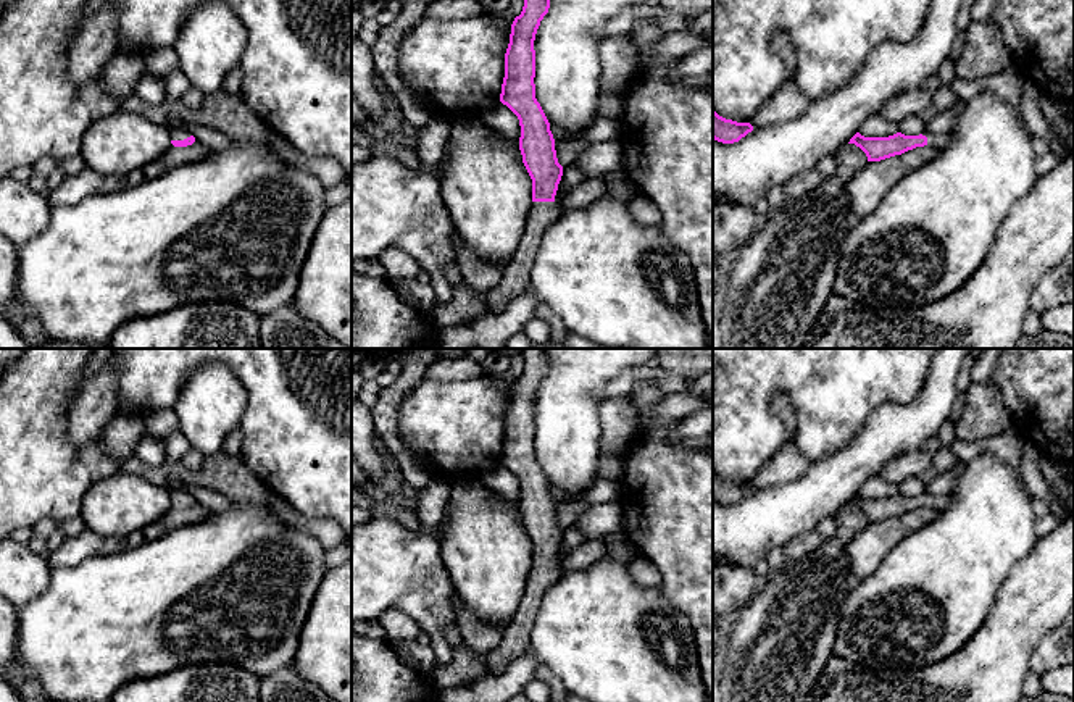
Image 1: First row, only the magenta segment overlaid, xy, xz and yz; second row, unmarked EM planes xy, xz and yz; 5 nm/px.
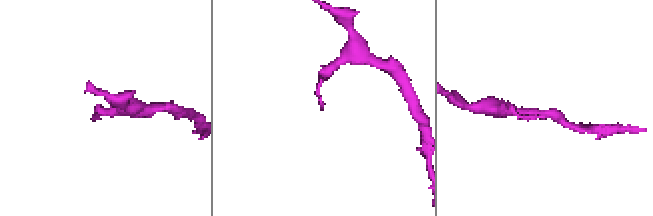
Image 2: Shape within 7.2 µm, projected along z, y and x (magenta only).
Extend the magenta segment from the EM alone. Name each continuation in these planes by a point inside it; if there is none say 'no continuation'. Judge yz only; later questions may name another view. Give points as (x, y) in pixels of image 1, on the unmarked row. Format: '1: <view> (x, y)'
1: yz (936, 502)

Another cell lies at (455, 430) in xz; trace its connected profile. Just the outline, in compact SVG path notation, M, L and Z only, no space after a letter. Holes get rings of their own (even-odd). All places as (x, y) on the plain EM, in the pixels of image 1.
M508 373L452 382L426 379L400 402L397 431L403 445L432 476L445 478L452 486L481 483L482 474L500 463L513 382Z

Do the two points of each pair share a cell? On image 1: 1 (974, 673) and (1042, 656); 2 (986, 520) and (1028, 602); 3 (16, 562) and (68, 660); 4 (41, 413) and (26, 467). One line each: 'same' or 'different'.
1: different
2: different
3: different
4: same

